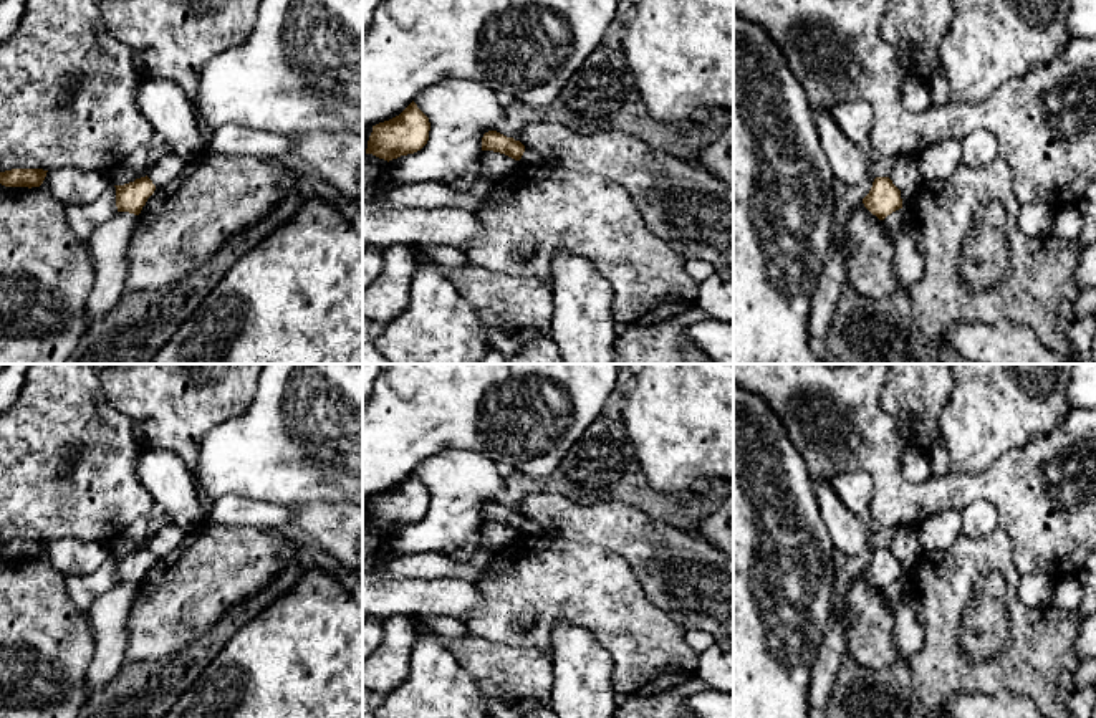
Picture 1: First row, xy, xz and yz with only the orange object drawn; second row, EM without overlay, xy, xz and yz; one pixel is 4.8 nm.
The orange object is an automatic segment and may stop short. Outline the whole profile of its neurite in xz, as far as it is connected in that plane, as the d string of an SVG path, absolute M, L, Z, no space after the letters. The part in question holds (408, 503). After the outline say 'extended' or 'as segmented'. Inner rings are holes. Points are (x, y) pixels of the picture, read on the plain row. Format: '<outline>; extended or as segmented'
M412 471L399 486L373 496L366 524L384 531L421 521L429 511L429 488Z; as segmented

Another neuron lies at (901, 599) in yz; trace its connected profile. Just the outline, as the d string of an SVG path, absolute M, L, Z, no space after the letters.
M906 579L887 586L884 599L894 617L894 647L899 660L907 660L922 649L924 627L917 617L917 597Z

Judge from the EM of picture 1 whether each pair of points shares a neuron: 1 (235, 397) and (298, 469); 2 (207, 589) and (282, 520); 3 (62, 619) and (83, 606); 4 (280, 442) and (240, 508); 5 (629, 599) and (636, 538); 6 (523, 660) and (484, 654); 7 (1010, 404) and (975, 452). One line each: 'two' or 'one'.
1: two
2: two
3: two
4: two
5: two
6: one
7: one

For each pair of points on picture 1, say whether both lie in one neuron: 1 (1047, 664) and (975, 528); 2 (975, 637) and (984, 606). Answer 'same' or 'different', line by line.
1: different
2: same

